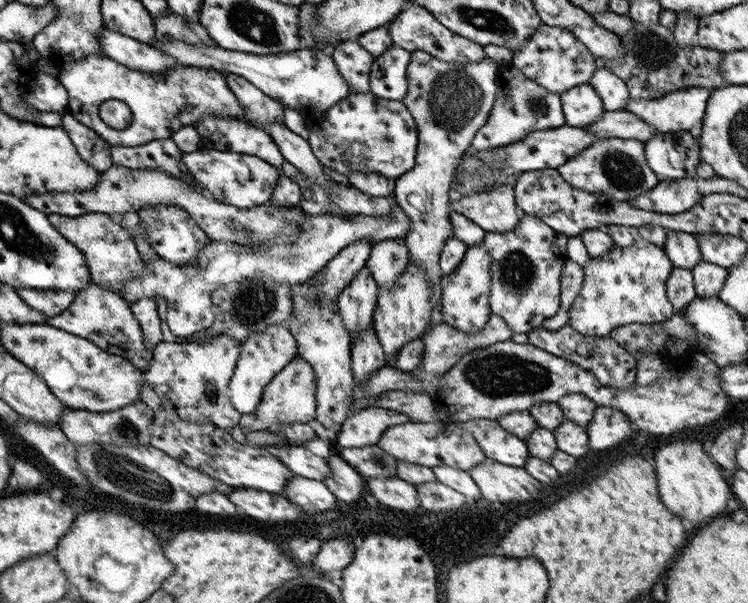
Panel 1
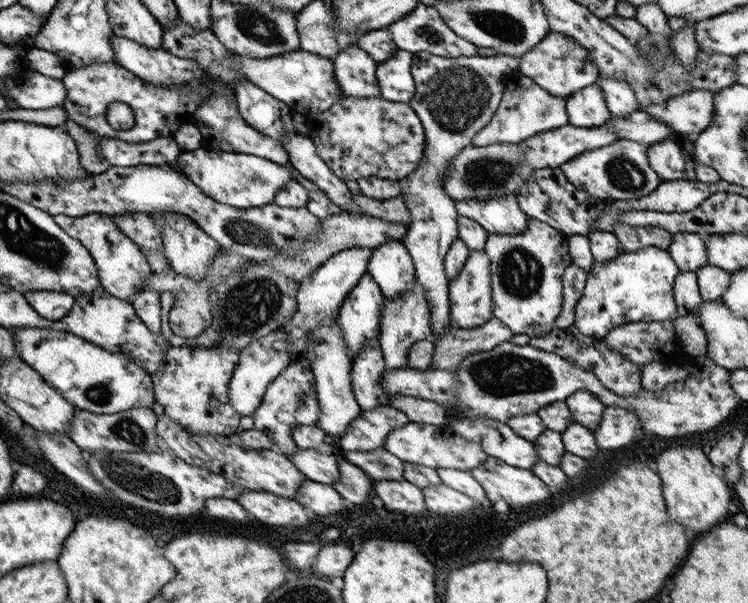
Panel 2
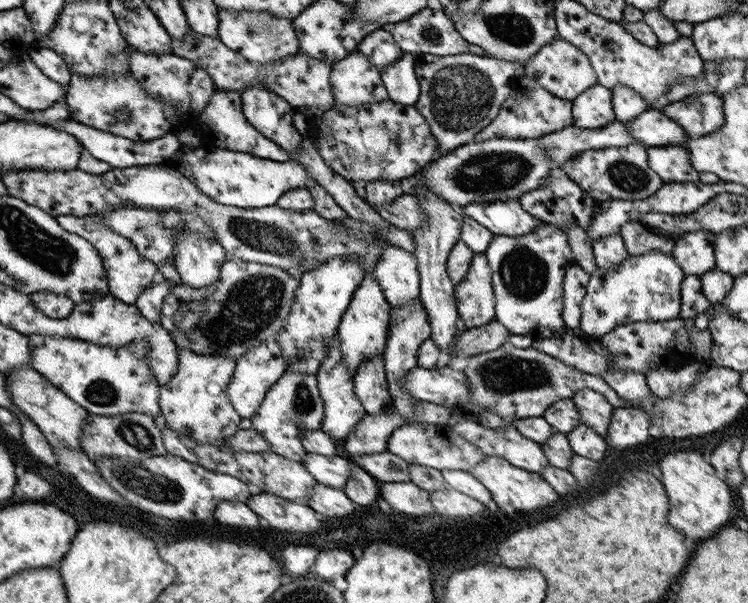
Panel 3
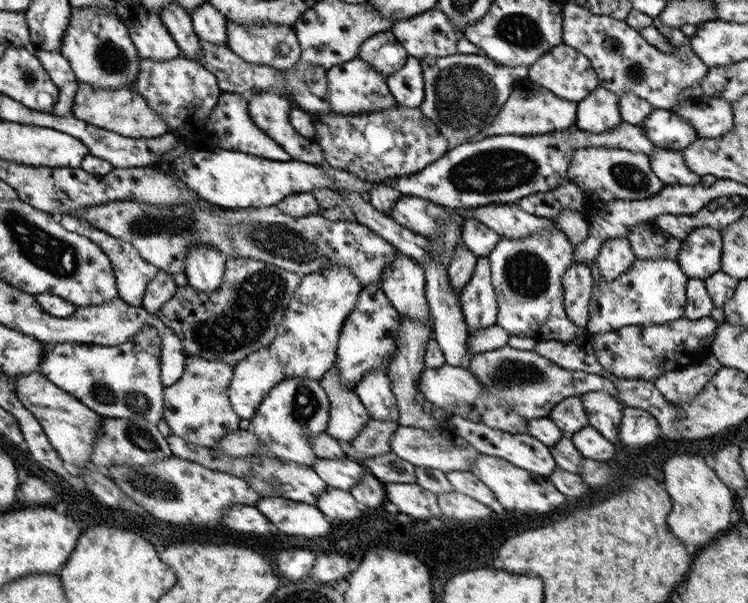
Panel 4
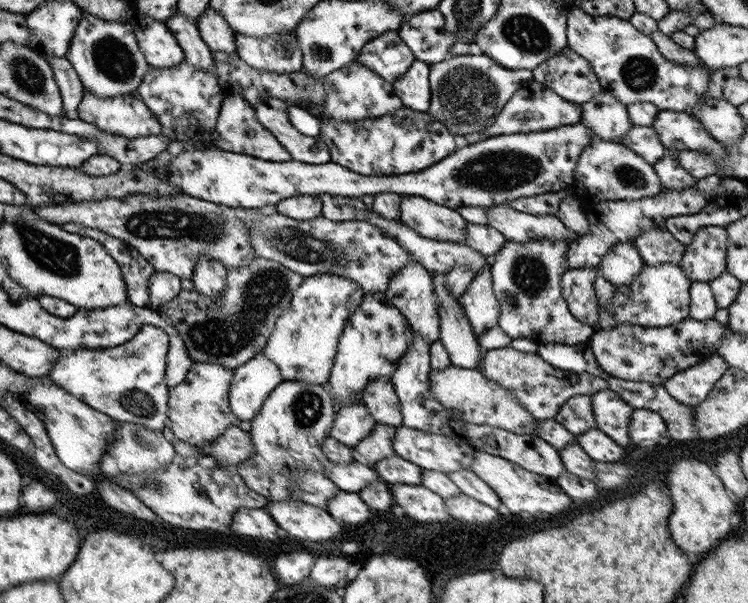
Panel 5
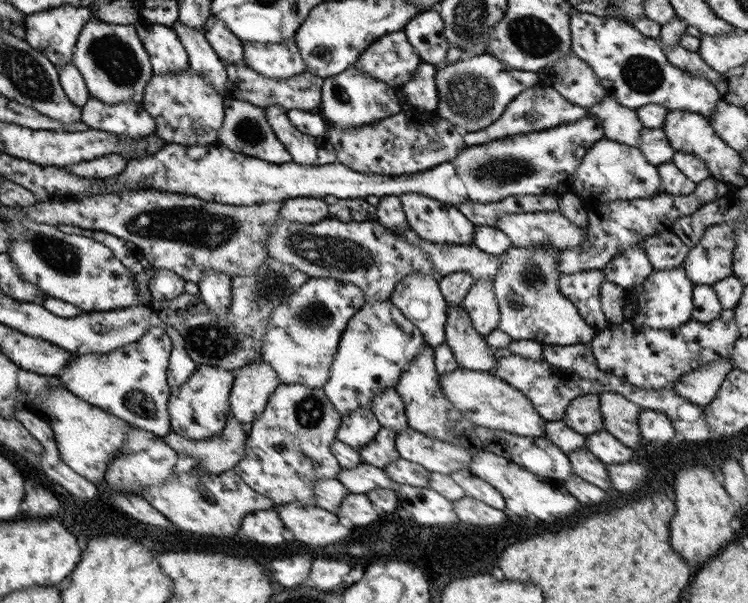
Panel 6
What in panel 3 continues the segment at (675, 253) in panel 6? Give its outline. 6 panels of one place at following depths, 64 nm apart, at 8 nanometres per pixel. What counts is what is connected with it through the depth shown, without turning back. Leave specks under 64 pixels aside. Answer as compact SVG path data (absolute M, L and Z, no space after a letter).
M632 221L621 224L618 233L623 239L627 254L631 256L641 256L653 250L660 251L665 256L672 256L671 250L675 246L676 237L665 230Z

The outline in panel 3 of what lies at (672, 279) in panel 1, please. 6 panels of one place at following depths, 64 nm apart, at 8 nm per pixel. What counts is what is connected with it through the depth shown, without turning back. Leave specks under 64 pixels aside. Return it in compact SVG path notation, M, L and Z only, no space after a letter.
M684 274L679 284L679 318L695 318L709 310L713 304L701 293L701 283L695 274Z

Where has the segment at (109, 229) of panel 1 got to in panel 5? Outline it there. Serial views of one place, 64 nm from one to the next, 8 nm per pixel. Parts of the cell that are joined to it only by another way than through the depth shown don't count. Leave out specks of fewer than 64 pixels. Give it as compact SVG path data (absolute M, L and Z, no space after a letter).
M73 221L60 224L60 227L65 232L87 236L99 242L121 269L125 289L127 289L127 302L138 307L147 306L147 302L149 302L149 297L147 297L148 280L155 270L137 252L135 247L109 236L106 232L85 228L85 226L75 224Z

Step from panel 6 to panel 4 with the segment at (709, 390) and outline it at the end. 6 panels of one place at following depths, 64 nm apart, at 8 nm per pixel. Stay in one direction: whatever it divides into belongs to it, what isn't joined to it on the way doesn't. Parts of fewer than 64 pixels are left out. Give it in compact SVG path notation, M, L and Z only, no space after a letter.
M707 354L696 365L686 366L676 372L665 372L654 379L653 384L668 401L687 402L703 390L704 385L721 367L722 365L711 354Z

